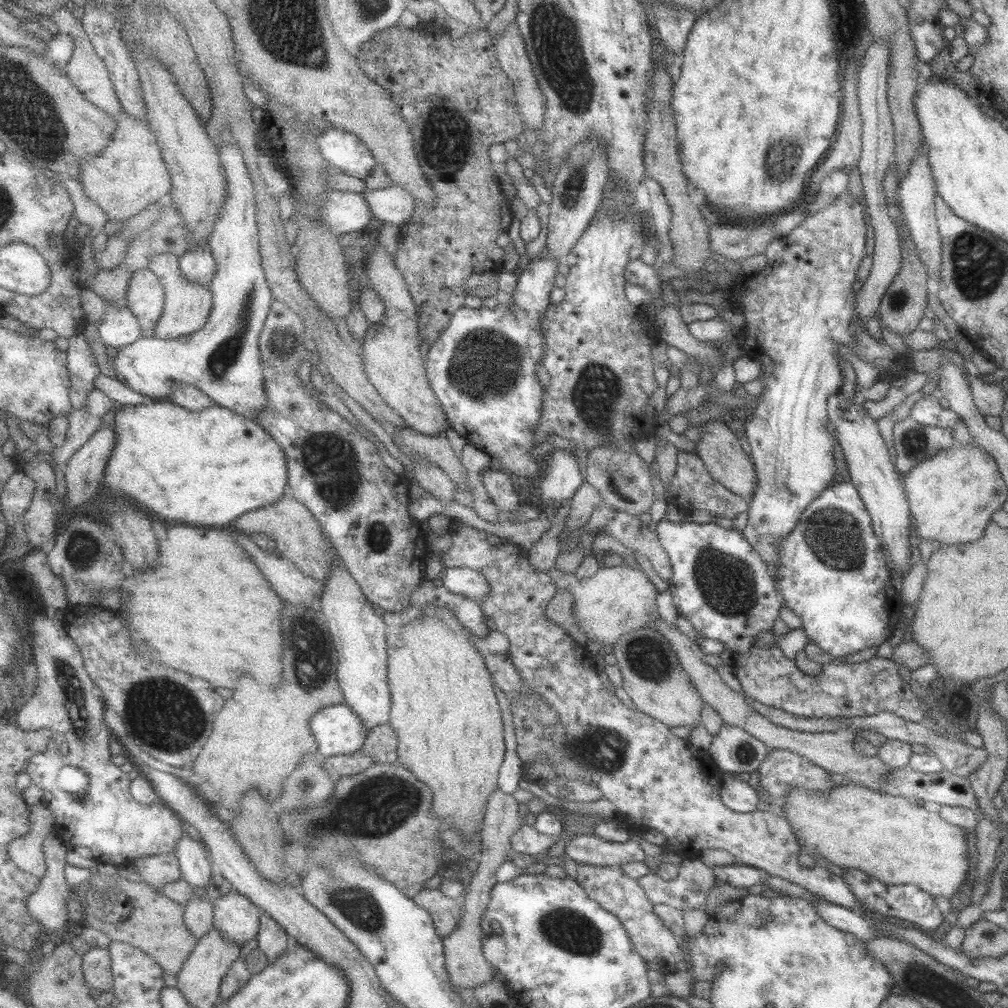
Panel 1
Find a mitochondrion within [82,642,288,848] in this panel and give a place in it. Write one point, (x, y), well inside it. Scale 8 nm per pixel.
(167, 717)

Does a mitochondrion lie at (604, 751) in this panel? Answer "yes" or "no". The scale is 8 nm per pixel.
yes

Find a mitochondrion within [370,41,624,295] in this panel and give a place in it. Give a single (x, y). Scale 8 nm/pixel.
(445, 148)

